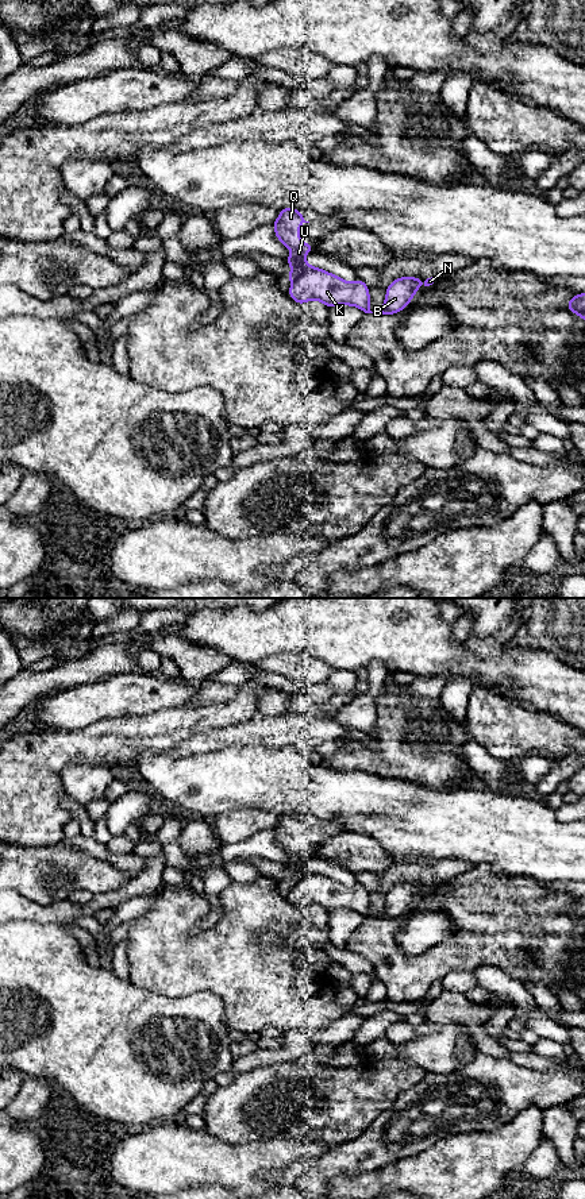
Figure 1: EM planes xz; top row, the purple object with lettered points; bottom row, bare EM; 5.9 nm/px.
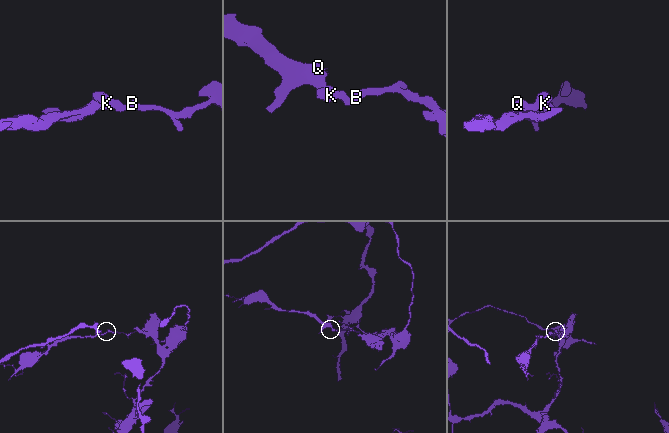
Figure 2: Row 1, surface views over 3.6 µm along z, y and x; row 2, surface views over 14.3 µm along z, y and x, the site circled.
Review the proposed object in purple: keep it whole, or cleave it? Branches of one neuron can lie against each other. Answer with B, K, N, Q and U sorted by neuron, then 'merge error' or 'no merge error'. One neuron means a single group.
B K N / Q U; merge error

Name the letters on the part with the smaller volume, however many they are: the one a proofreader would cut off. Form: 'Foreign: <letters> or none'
Foreign: Q, U

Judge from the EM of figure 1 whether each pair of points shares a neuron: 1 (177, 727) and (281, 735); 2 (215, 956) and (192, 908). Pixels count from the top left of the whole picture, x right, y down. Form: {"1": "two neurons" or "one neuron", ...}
{"1": "two neurons", "2": "one neuron"}

